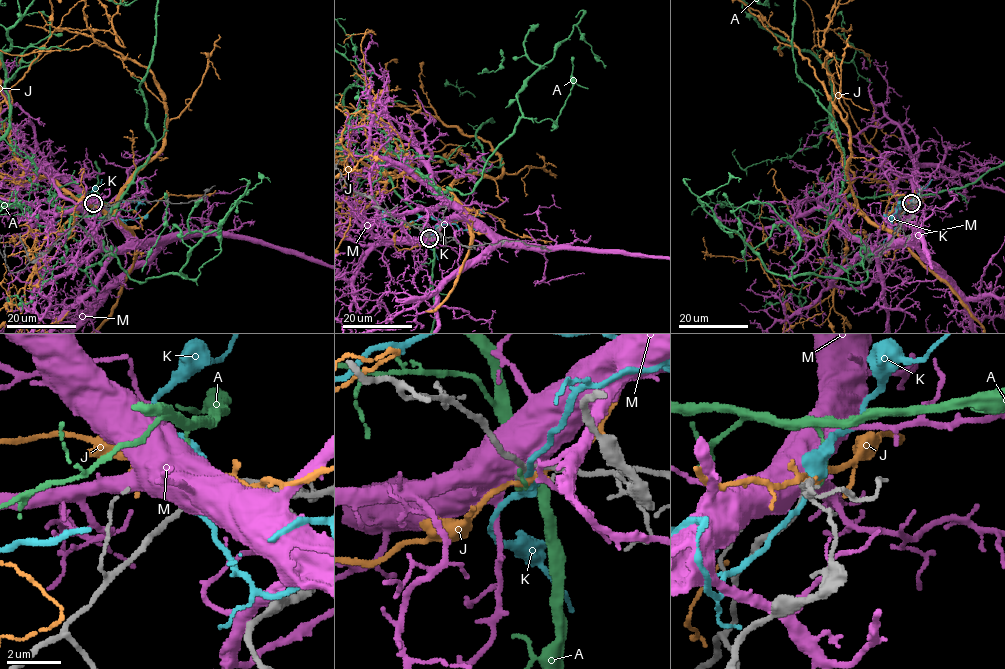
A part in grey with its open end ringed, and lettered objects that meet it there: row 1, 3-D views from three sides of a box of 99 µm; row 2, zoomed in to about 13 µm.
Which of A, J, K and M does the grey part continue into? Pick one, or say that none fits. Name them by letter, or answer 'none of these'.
none of these

